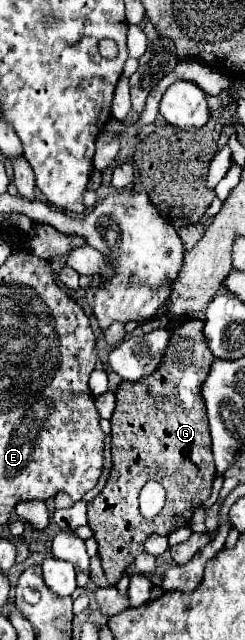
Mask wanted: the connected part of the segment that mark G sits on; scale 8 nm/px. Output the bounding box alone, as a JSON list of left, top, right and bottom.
[88,319,216,585]

